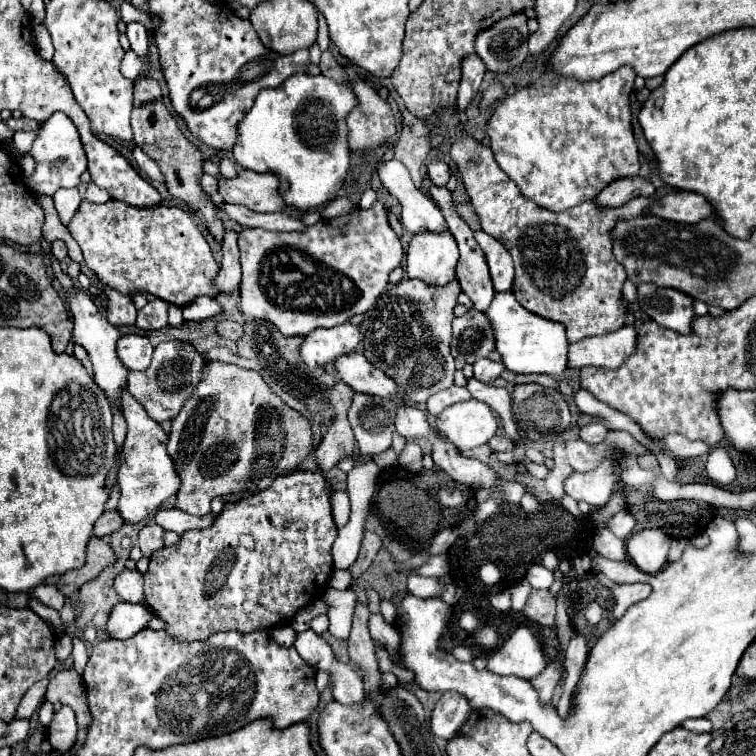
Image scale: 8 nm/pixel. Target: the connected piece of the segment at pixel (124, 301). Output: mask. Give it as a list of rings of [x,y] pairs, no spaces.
[[[87,275],[91,279],[91,285],[99,287],[105,295],[107,295],[107,301],[109,301],[109,307],[107,307],[107,319],[111,325],[115,327],[121,327],[121,325],[135,325],[135,315],[137,315],[137,309],[131,301],[129,295],[123,295],[111,287],[105,287],[103,283],[99,283],[97,277],[93,275]]]

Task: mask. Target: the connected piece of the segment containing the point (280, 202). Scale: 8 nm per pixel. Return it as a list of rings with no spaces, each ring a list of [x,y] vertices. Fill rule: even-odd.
[[[243,169],[233,179],[219,181],[219,193],[225,203],[247,205],[257,213],[285,213],[289,207],[279,191],[277,177]]]

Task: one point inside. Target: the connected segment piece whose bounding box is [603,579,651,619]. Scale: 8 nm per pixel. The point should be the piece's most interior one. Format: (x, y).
(624, 596)

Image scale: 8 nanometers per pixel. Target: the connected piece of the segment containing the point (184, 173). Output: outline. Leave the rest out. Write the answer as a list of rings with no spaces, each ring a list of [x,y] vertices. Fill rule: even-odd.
[[[139,75],[135,79],[133,85],[133,113],[131,113],[131,127],[133,127],[133,141],[135,145],[139,145],[143,149],[145,155],[149,155],[151,159],[157,161],[157,165],[161,167],[165,181],[167,181],[167,189],[175,199],[183,199],[189,207],[197,209],[203,213],[205,221],[207,221],[207,229],[213,235],[213,239],[217,241],[217,245],[223,243],[223,233],[225,227],[221,223],[221,219],[217,217],[217,207],[215,203],[209,199],[209,195],[203,191],[201,187],[201,175],[203,175],[203,153],[197,145],[193,145],[179,129],[175,117],[169,113],[163,93],[161,93],[161,85],[159,81]]]

